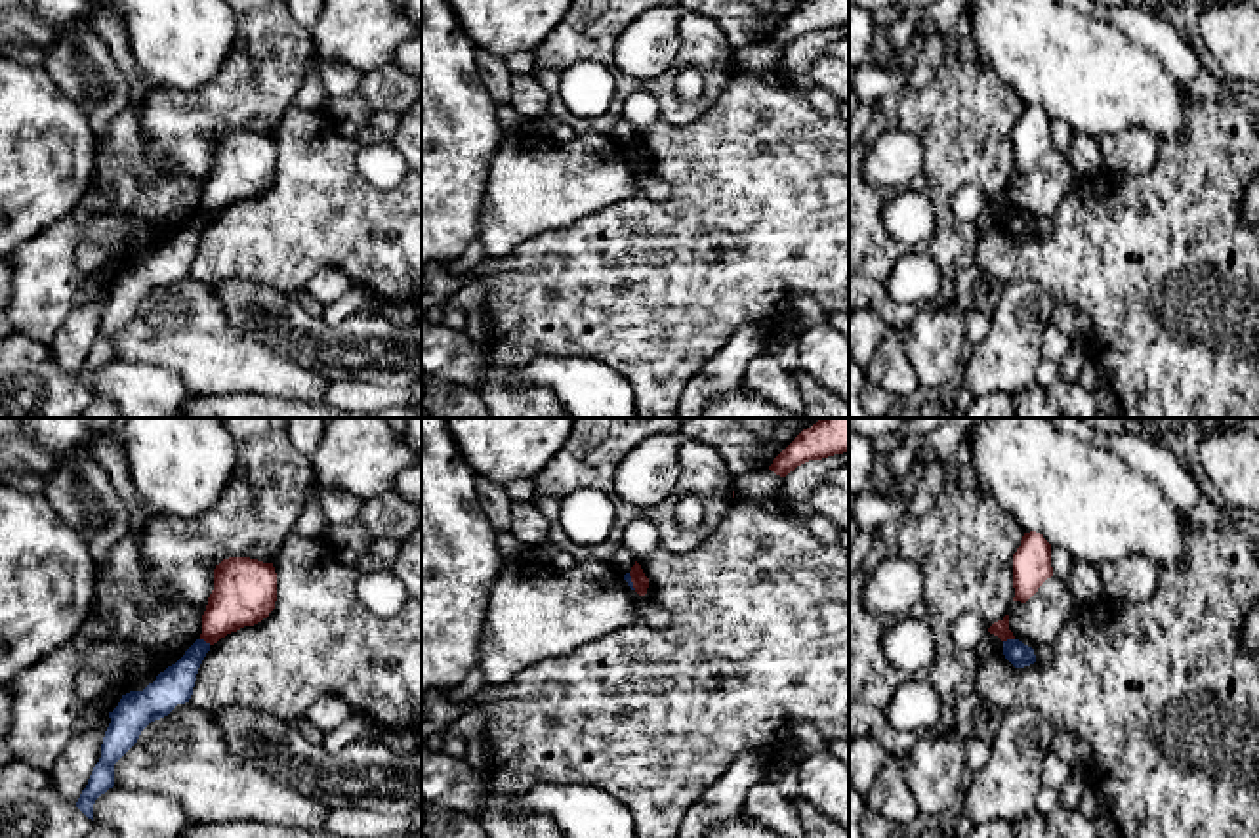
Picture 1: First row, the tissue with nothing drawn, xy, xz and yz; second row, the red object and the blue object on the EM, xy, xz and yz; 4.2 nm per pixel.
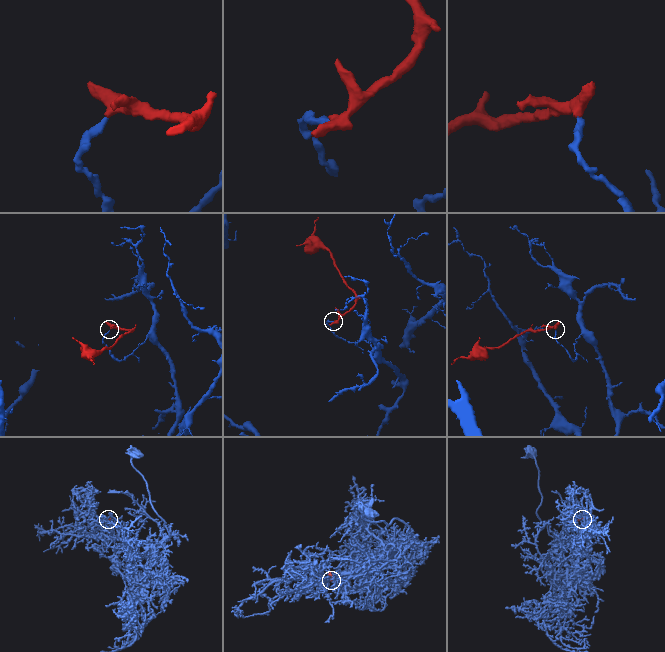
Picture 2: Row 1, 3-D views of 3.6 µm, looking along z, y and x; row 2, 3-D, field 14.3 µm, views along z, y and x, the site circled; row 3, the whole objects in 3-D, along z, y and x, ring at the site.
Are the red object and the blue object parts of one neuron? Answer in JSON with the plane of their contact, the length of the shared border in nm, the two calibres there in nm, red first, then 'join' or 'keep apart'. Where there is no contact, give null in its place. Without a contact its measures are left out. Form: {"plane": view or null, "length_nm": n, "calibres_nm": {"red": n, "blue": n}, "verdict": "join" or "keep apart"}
{"plane": "yz", "length_nm": 50, "calibres_nm": {"red": 70, "blue": 100}, "verdict": "keep apart"}

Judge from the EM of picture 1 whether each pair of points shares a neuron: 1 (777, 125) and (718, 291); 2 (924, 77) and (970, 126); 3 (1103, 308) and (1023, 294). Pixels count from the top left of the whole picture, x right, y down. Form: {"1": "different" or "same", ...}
{"1": "same", "2": "different", "3": "different"}

